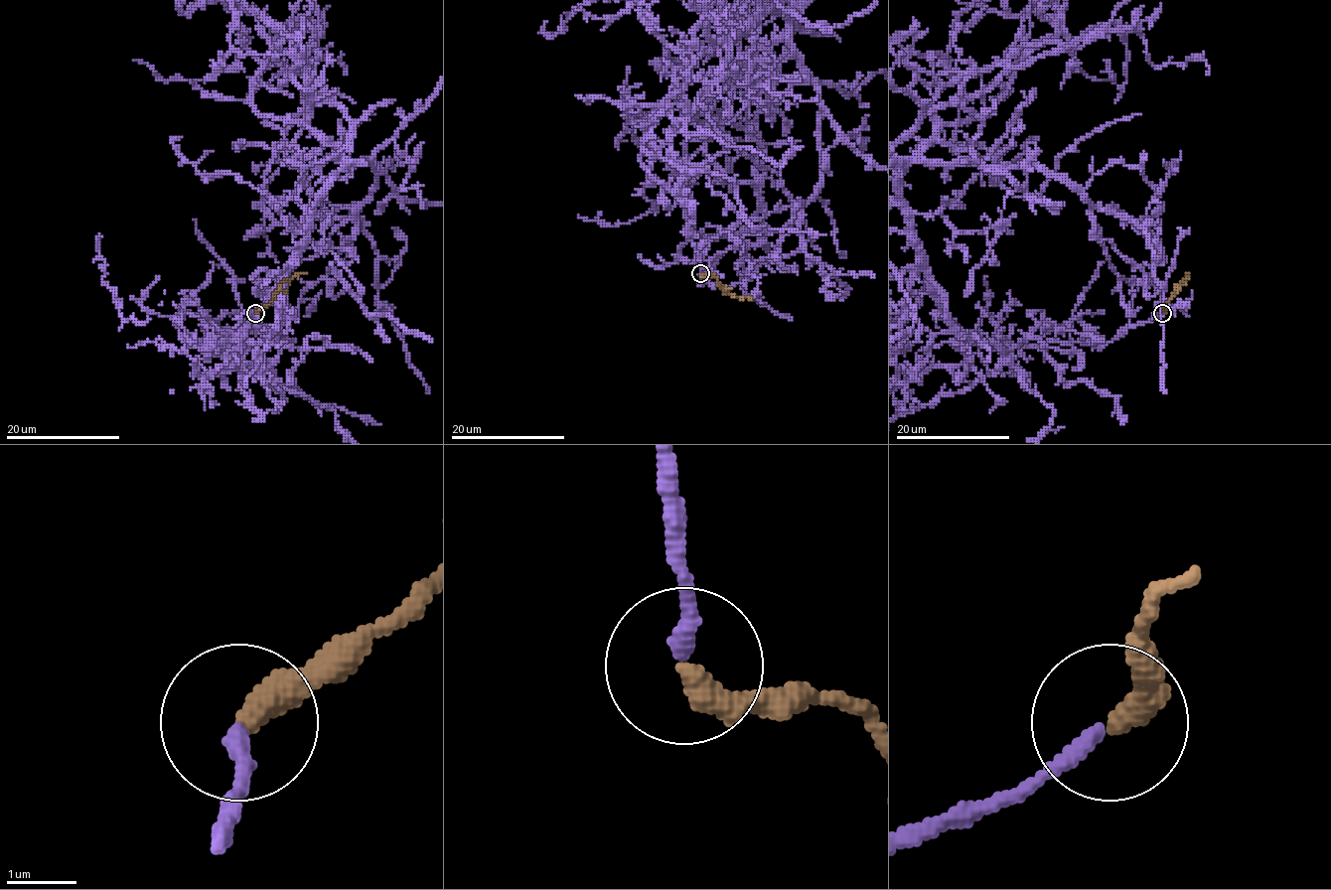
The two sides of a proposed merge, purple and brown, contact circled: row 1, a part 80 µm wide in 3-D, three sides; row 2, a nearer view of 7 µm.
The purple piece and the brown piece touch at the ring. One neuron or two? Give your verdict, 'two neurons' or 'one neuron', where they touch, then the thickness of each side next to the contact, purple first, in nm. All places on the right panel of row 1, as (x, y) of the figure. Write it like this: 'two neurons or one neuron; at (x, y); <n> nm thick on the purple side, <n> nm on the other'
one neuron; at (1162, 313); 240 nm thick on the purple side, 400 nm on the other

